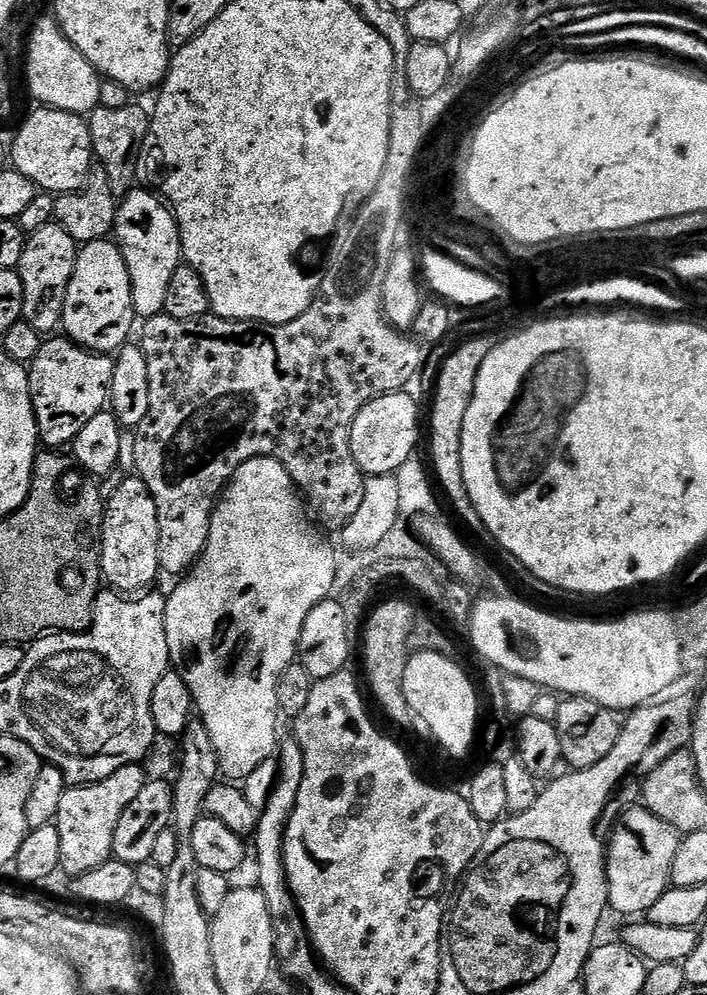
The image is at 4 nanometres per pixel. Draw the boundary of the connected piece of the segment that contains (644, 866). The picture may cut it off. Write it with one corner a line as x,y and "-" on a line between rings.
643,806
632,808
620,820
612,832
612,841
606,844
606,867
608,869
608,908
621,912
628,918
647,914
666,895
670,888
674,854
678,854
681,837
662,818

